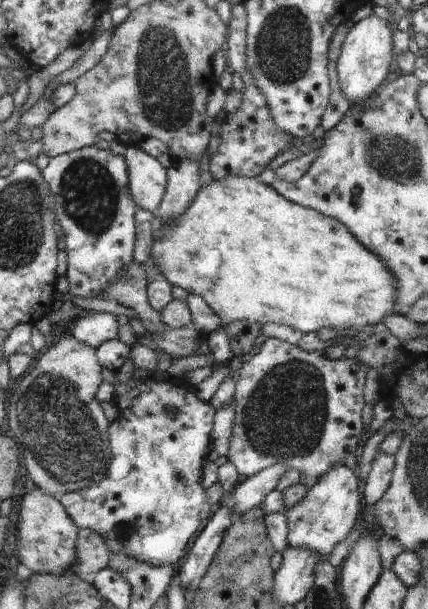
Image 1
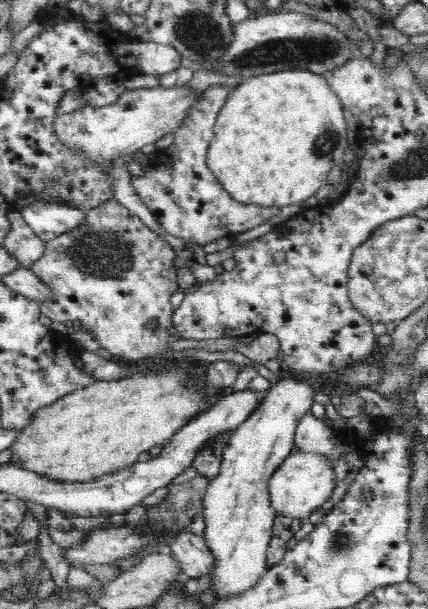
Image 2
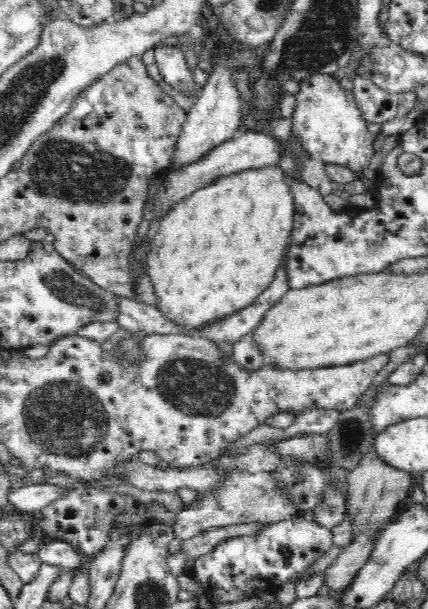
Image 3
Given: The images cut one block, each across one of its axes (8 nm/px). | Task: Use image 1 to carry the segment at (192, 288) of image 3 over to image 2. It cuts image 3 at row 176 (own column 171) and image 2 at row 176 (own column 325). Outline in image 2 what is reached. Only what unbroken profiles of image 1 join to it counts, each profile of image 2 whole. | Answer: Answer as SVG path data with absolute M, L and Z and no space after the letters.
M288 69L244 78L228 95L217 116L214 137L208 147L207 166L236 203L278 209L298 205L328 184L332 168L340 165L345 156L348 142L343 109L323 75L307 69Z

